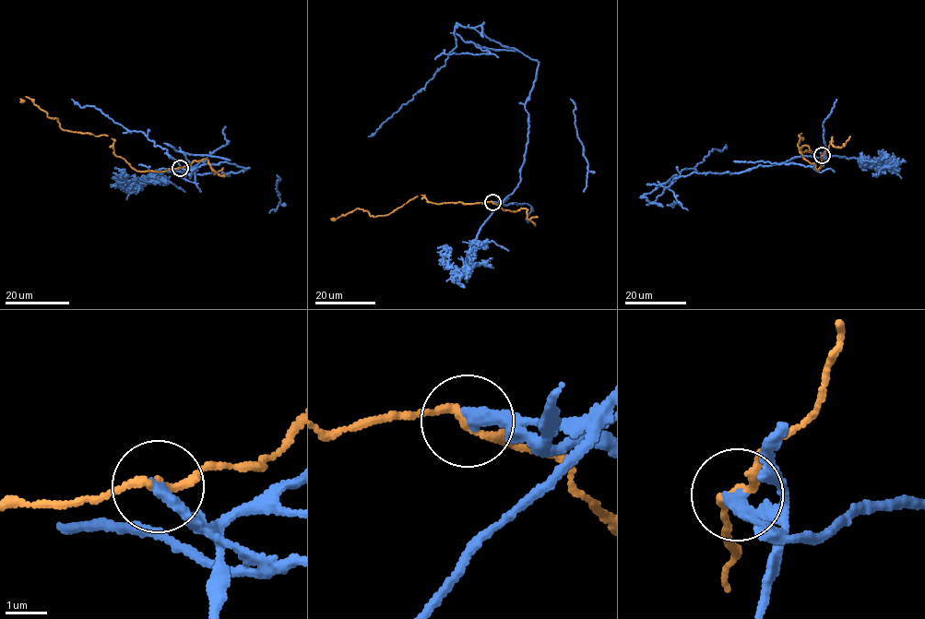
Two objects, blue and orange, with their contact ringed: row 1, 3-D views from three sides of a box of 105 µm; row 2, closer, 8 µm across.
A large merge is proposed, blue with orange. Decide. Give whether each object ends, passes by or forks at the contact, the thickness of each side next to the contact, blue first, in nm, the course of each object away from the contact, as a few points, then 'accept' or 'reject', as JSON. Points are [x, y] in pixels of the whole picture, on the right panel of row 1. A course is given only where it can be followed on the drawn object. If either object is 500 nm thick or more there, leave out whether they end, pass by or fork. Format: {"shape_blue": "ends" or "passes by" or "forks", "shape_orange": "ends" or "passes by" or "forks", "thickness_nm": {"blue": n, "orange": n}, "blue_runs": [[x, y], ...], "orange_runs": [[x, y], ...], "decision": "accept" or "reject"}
{"shape_blue": "ends", "shape_orange": "passes by", "thickness_nm": {"blue": 360, "orange": 200}, "blue_runs": [[822, 155], [794, 157], [737, 173], [692, 172], [674, 178], [652, 202], [644, 197], [726, 144]], "orange_runs": [[822, 155], [818, 172], [814, 163], [799, 151], [812, 151], [804, 145], [799, 148], [801, 134], [802, 140]], "decision": "reject"}

